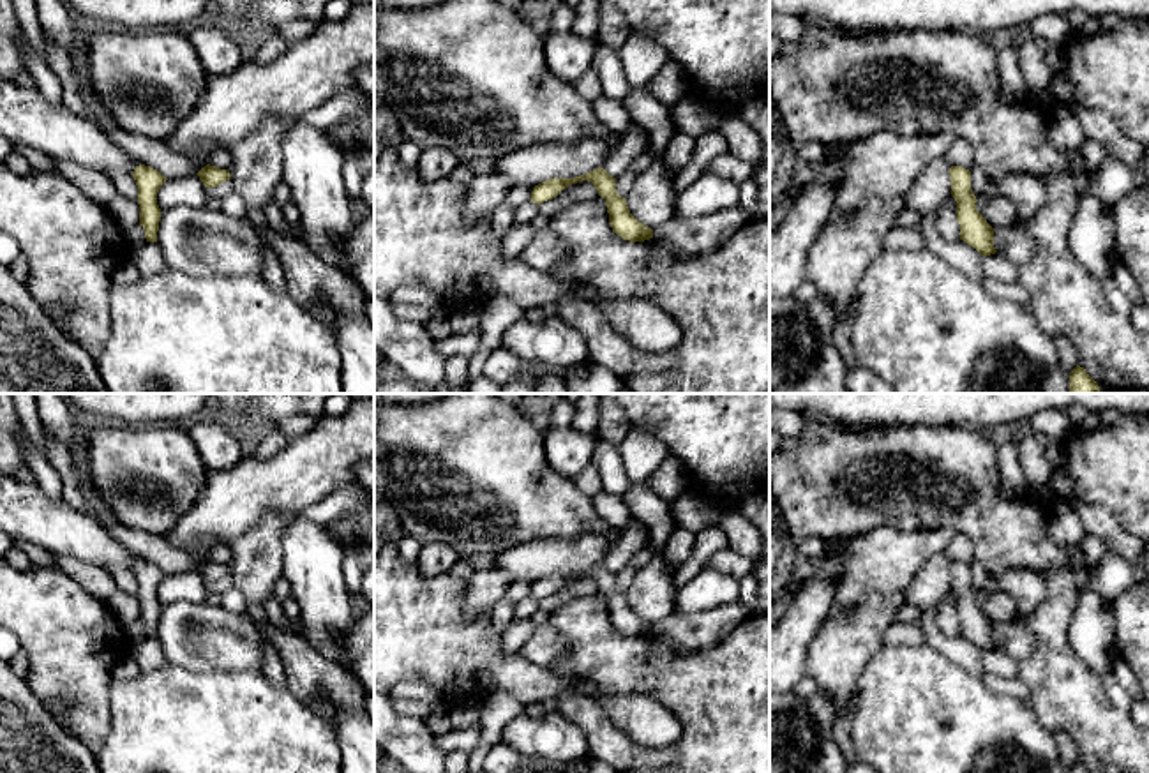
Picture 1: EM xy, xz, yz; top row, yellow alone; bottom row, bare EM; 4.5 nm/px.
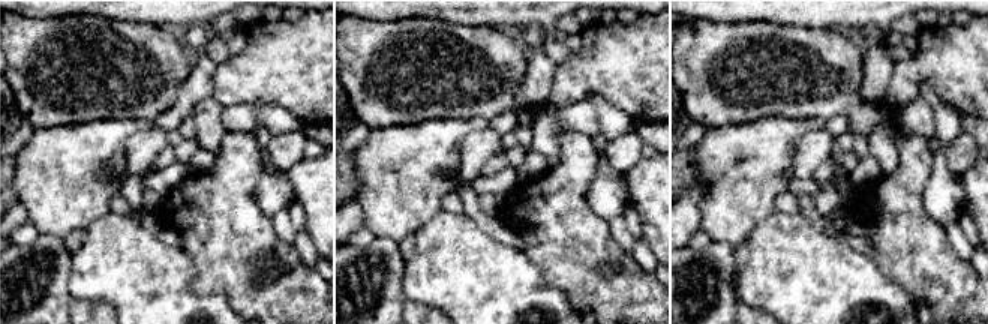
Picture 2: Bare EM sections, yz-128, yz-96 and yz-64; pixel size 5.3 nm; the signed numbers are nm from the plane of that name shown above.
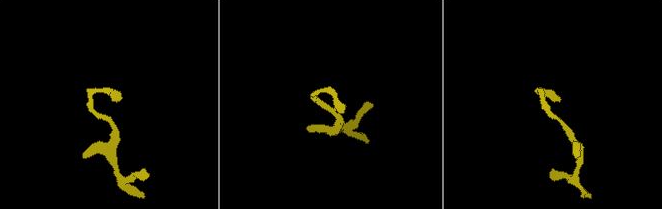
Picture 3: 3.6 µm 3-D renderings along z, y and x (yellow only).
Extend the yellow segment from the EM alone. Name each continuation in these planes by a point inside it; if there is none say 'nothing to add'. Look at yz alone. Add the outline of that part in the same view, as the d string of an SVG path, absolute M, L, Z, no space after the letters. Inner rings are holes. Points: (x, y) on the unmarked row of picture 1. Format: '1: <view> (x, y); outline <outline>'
nothing to add

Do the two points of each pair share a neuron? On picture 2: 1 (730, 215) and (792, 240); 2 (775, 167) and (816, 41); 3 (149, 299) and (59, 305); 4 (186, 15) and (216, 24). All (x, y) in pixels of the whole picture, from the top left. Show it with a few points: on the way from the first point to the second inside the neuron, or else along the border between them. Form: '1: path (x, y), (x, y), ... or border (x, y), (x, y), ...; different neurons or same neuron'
1: border (775, 210), (745, 240); different neurons
2: border (756, 119), (768, 116), (819, 117), (823, 122); different neurons
3: border (72, 263), (69, 275), (71, 297); different neurons
4: border (219, 15), (207, 26); different neurons

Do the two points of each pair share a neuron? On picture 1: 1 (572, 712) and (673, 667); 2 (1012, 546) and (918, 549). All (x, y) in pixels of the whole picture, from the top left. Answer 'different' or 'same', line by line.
1: same
2: different

